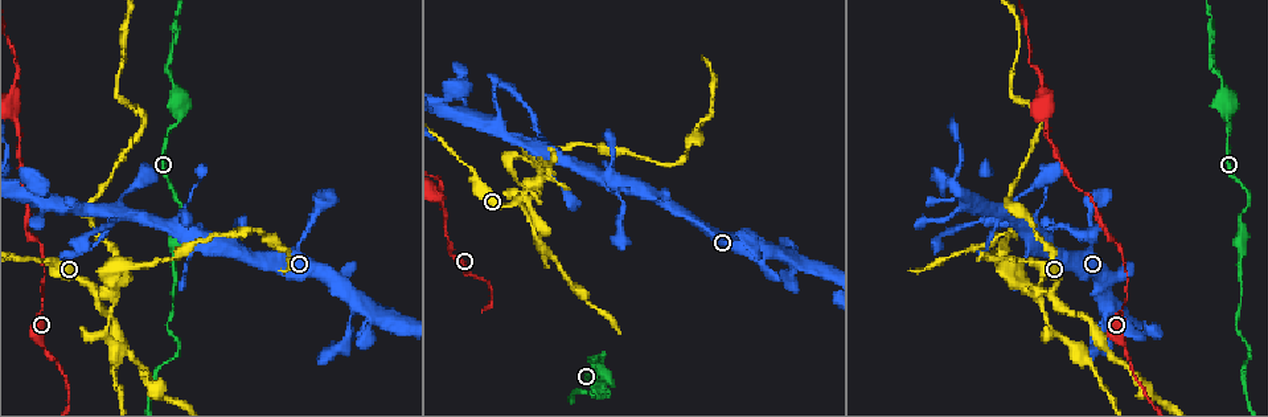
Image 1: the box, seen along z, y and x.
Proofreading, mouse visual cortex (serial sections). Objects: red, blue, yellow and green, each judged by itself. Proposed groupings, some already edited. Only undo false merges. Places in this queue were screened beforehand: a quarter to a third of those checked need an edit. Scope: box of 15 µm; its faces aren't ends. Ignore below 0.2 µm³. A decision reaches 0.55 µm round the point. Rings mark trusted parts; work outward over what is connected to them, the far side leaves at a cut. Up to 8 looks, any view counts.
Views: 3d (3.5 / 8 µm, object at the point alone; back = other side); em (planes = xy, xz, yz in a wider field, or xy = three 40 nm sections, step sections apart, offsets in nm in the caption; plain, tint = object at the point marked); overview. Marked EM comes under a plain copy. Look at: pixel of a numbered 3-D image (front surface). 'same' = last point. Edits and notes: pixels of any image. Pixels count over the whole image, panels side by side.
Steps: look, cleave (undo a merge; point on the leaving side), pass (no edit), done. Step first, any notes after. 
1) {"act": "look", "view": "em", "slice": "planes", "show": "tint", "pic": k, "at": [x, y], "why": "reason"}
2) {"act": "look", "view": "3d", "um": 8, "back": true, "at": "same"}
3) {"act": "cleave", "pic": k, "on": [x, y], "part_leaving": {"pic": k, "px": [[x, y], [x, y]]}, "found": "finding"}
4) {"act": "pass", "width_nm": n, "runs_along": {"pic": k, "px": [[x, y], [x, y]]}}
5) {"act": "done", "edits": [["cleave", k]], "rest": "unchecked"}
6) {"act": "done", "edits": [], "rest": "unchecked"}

{"act": "look", "view": "3d", "um": 3.5, "pic": 1, "at": [1037, 288], "why": "abrupt turn"}

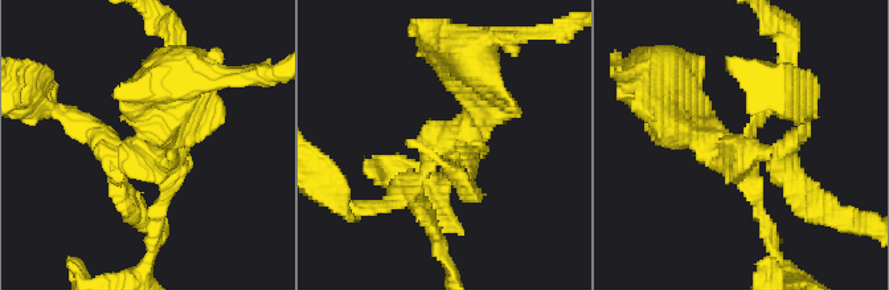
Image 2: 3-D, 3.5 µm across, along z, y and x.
{"act": "look", "view": "em", "slice": "xy", "step": 3, "show": "tint", "pic": 2, "at": [742, 153], "why": "shape alone is not enough"}

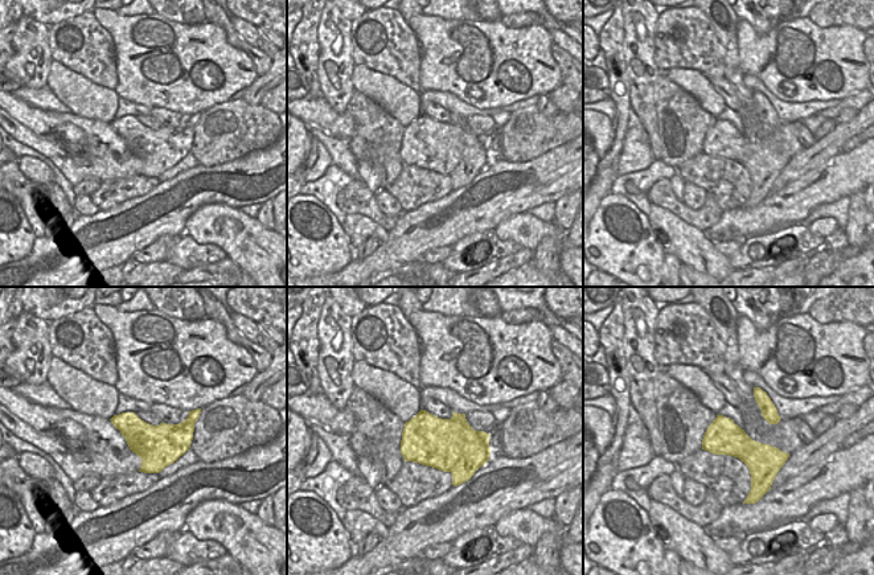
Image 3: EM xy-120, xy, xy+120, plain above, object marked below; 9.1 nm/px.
{"act": "look", "view": "em", "slice": "xy", "step": 2, "show": "tint", "at": "same"}

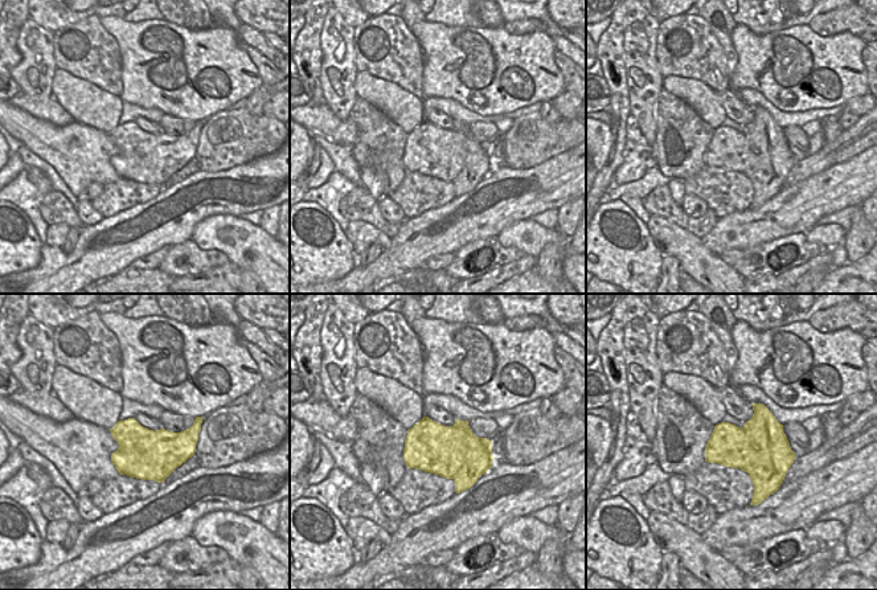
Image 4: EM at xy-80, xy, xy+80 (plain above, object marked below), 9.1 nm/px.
{"act": "cleave", "pic": 2, "on": [766, 221], "width_nm": 480, "part_leaving": {"pic": 2, "px": [[457, 146], [472, 170], [461, 187]]}, "found": "a second cell is stuck on"}

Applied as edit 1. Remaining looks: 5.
{"act": "look", "view": "overview", "why": "see it whole again"}

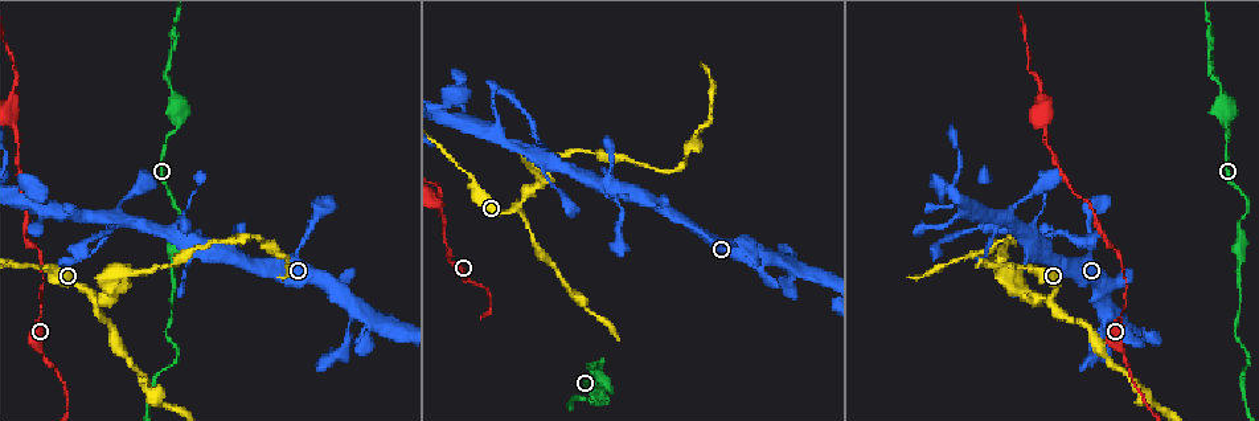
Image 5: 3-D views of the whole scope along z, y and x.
{"act": "look", "view": "3d", "um": 8, "pic": 5, "at": [598, 379], "why": "calibre changes"}

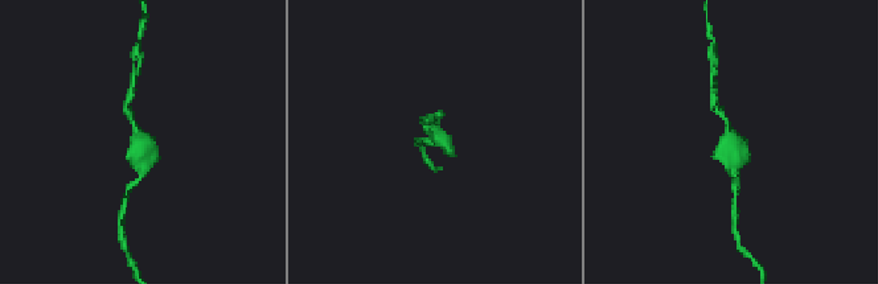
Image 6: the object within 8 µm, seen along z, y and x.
{"act": "look", "view": "3d", "um": 3.5, "pic": 6, "at": [434, 136]}

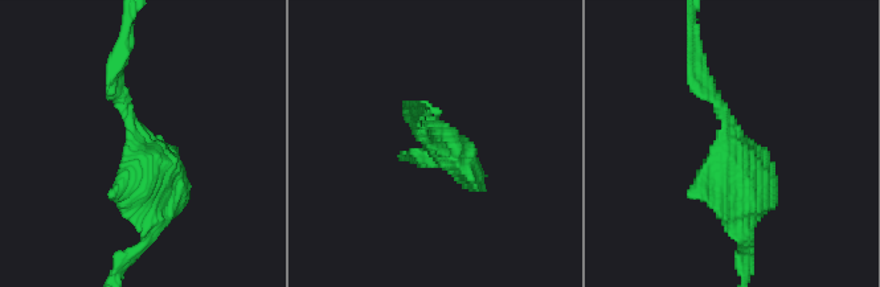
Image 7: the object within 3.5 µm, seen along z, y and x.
{"act": "look", "view": "em", "slice": "xy", "step": 3, "show": "tint", "pic": 7, "at": [432, 143], "arm_widths_nm": [150, 400]}

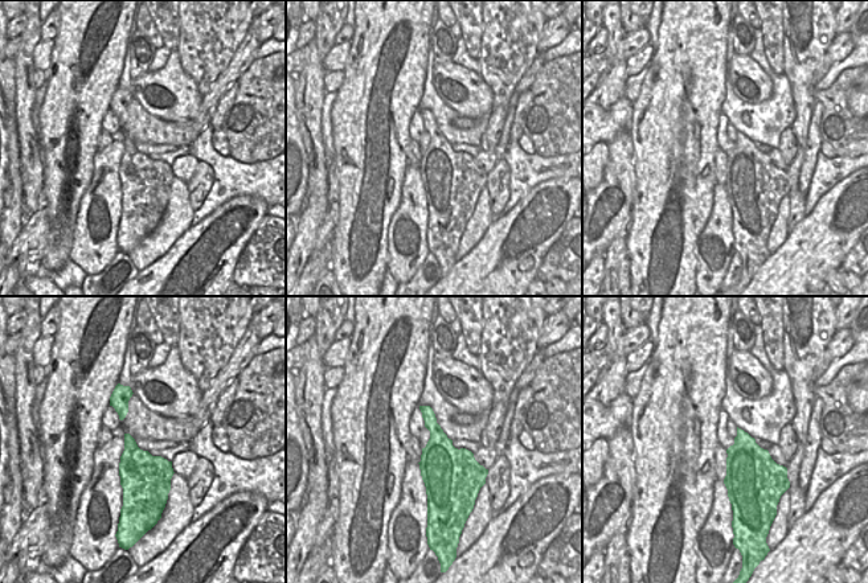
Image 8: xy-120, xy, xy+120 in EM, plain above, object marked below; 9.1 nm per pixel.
{"act": "pass", "runs_along": {"pic": 7, "px": [[743, 210], [732, 124], [695, 52]]}, "found": "continuous, no second cell"}

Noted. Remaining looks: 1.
{"act": "done", "edits": [["cleave", 2]], "rest": "unchecked"}

